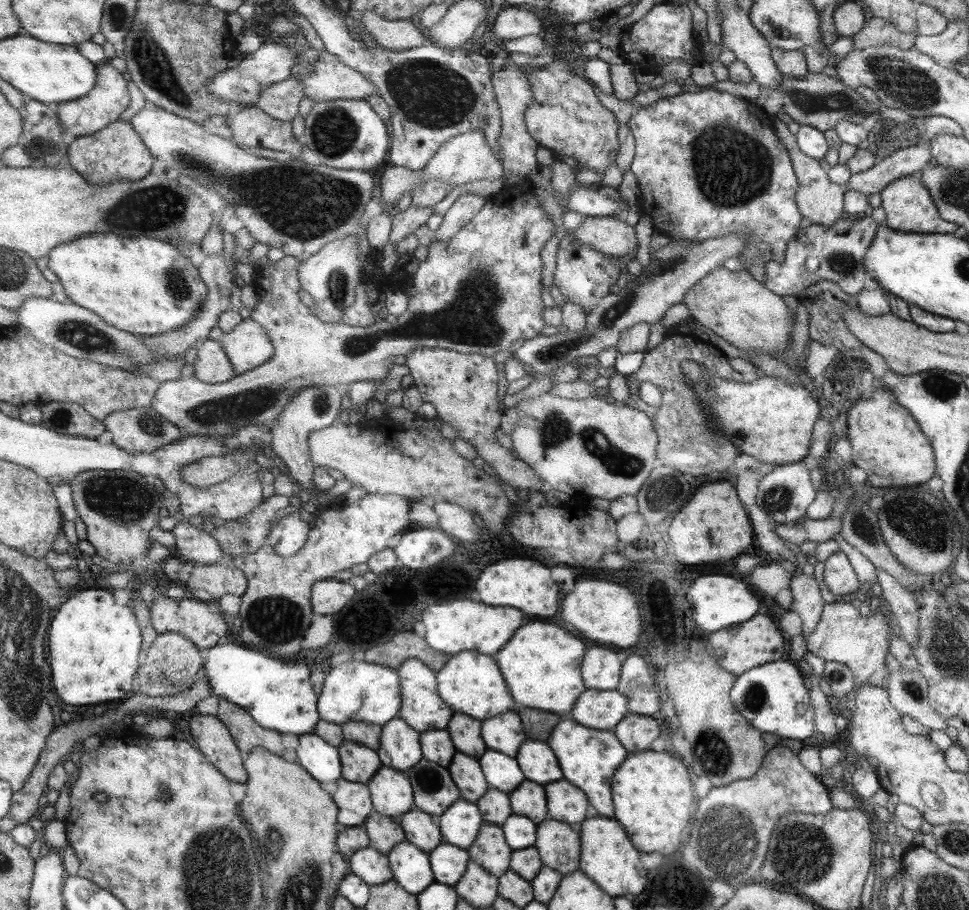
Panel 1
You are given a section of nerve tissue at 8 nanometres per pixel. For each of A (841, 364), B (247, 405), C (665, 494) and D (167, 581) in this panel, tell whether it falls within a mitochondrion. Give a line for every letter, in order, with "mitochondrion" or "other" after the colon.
A: other
B: mitochondrion
C: mitochondrion
D: other

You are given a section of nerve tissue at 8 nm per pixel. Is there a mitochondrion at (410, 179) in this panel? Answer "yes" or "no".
no

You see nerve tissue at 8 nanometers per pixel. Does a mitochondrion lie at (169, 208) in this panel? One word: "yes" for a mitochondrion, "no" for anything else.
yes

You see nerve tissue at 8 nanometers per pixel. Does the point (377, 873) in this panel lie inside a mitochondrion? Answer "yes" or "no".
no

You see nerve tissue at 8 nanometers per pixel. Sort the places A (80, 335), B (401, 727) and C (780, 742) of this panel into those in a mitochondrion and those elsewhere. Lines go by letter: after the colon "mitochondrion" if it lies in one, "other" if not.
A: mitochondrion
B: other
C: other

